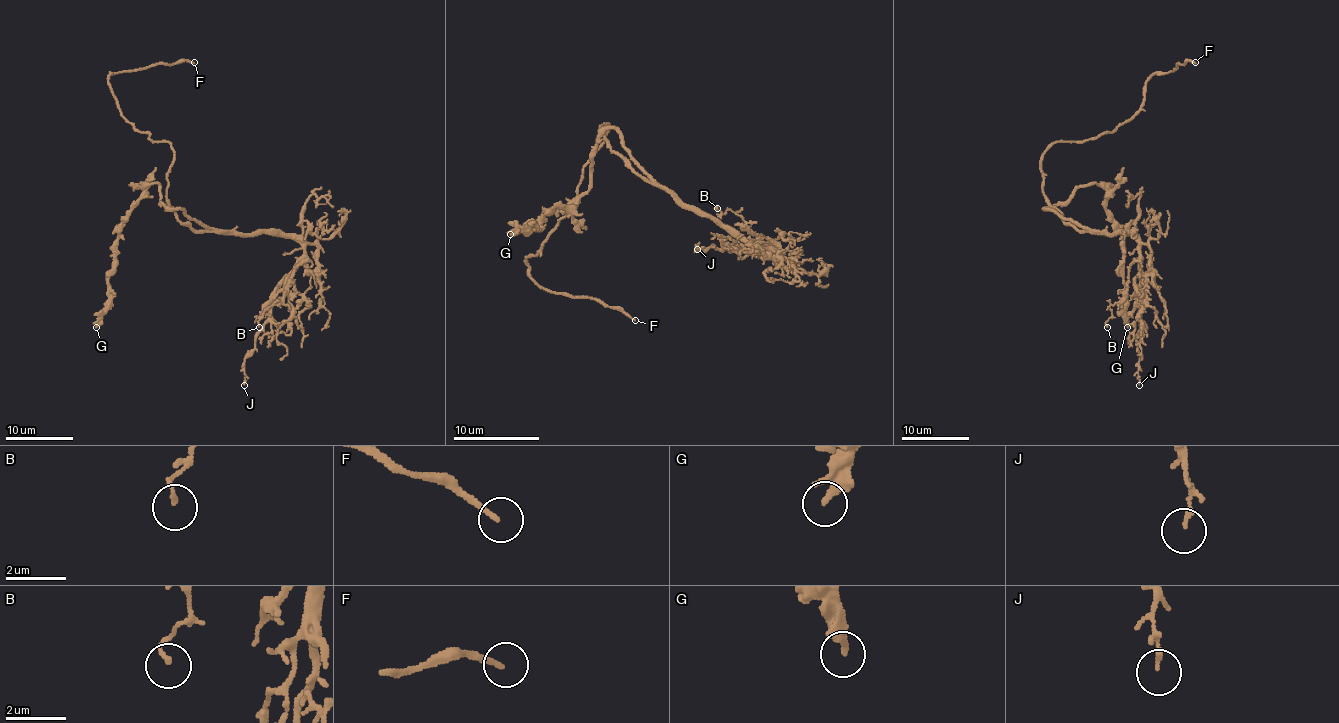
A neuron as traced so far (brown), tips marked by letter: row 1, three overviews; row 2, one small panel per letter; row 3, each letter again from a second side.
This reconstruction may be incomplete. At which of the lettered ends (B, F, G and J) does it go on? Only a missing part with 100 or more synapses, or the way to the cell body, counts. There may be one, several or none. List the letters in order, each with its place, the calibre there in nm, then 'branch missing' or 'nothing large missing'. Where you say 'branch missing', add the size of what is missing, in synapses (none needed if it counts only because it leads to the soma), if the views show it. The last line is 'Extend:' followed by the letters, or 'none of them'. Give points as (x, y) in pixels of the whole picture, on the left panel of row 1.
B: place (259, 327); calibre 130 nm; nothing large missing
F: place (194, 62); calibre 170 nm; branch missing
G: place (96, 327); calibre 240 nm; nothing large missing
J: place (244, 385); calibre 160 nm; nothing large missing
Extend: F

